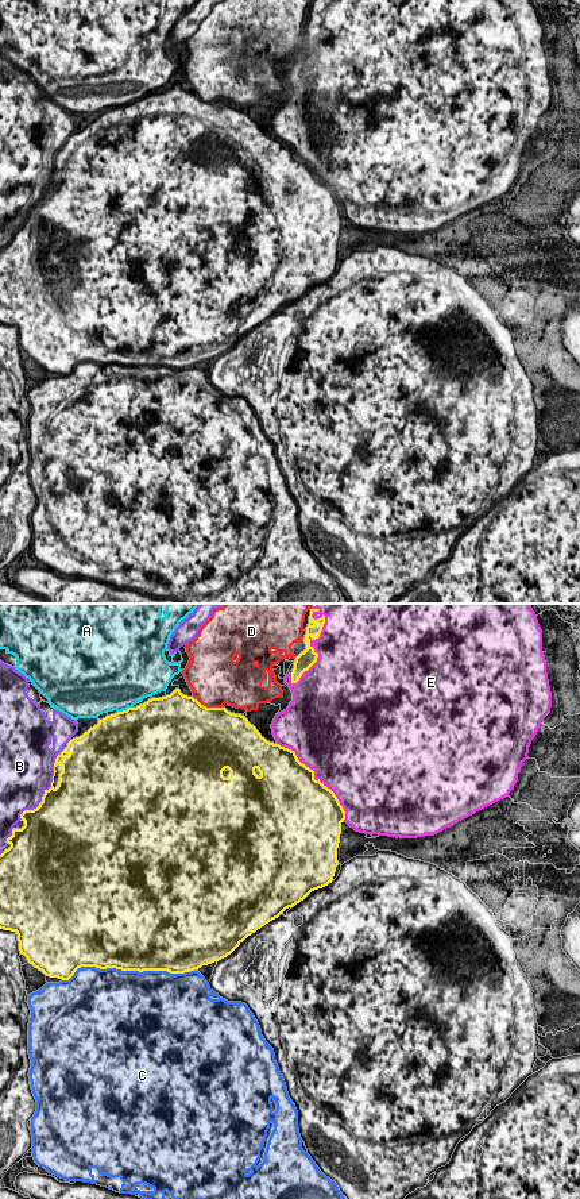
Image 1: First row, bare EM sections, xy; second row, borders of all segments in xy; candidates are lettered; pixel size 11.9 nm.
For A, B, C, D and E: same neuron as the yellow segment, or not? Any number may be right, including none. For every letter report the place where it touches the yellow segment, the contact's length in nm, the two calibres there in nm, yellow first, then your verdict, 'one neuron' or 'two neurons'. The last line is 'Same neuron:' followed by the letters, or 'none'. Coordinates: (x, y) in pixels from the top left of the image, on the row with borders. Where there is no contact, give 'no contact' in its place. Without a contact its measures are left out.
A: meets yellow in xy at (124, 710); contact 190 nm long; 500 nm thick on the yellow side, 480 nm on the other; two neurons
B: meets yellow in xy at (45, 791); contact 900 nm long; 460 nm thick on the yellow side, 480 nm on the other; two neurons
C: meets yellow in xy at (118, 968); contact 1350 nm long; 500 nm thick on the yellow side, 480 nm on the other; two neurons
D: meets yellow in xy at (209, 708); contact 360 nm long; 500 nm thick on the yellow side, 480 nm on the other; two neurons
E: meets yellow in xy at (313, 639); contact 1000 nm long; 200 nm thick on the yellow side, 400 nm on the other; two neurons
Same neuron: none

